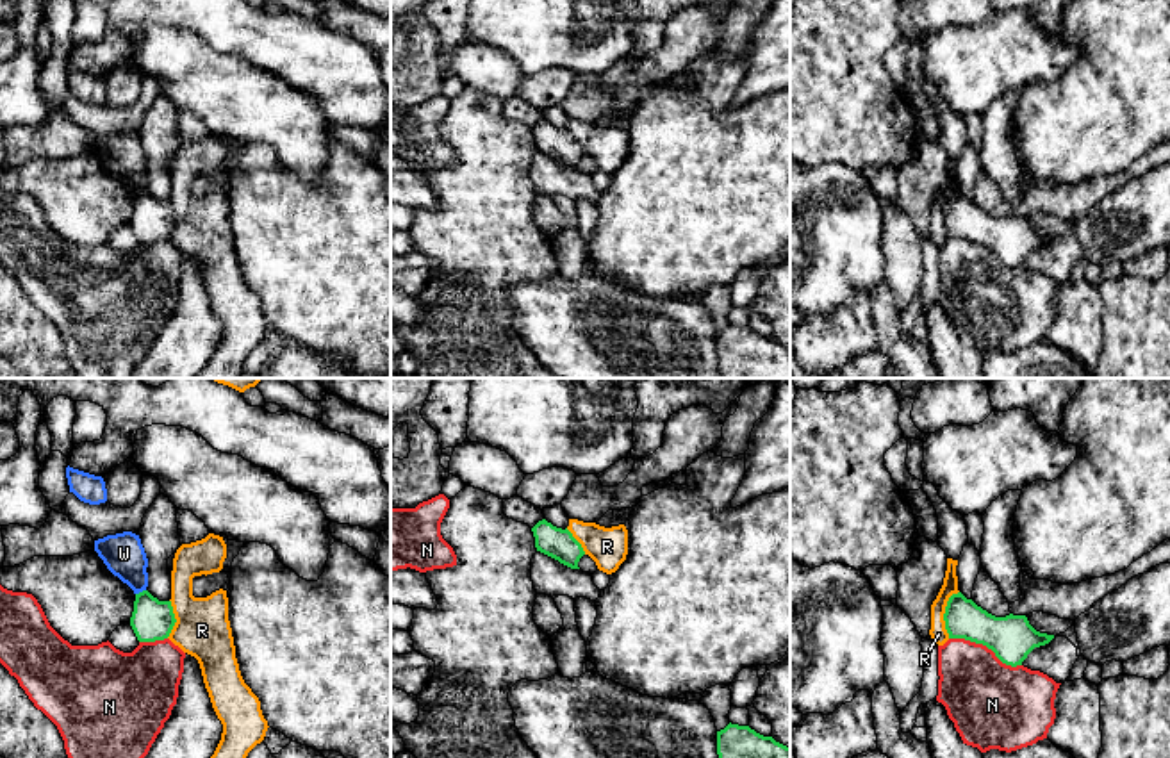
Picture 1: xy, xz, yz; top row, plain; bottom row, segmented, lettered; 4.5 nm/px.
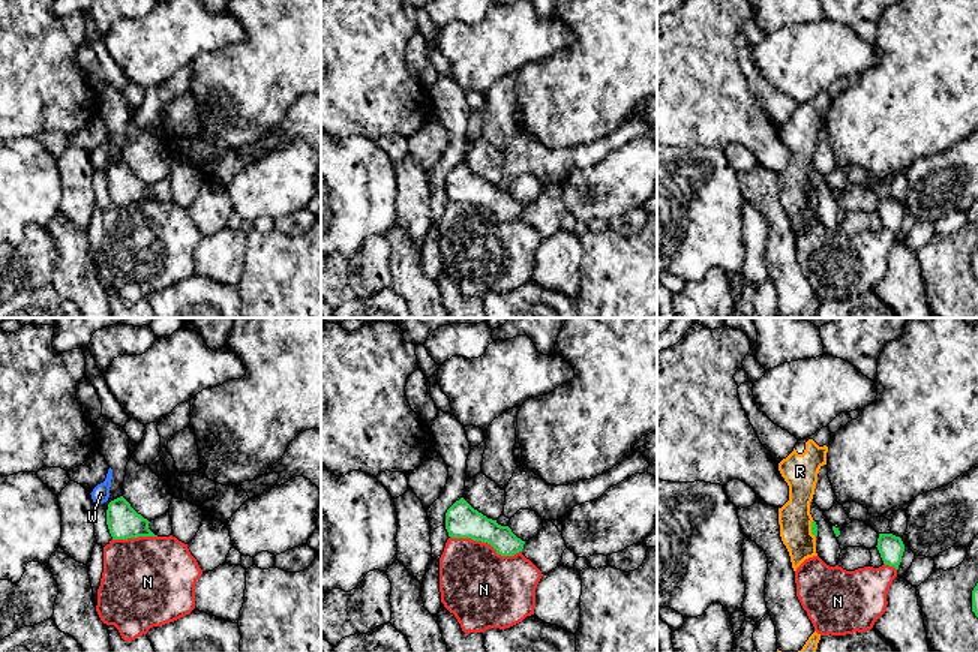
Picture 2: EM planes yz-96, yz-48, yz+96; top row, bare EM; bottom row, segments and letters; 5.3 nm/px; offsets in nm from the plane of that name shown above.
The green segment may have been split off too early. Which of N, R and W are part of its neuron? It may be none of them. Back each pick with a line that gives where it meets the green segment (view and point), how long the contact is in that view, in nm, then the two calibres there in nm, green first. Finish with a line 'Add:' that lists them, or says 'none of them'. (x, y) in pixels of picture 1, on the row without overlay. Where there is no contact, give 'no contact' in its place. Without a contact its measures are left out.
Add: none of them

